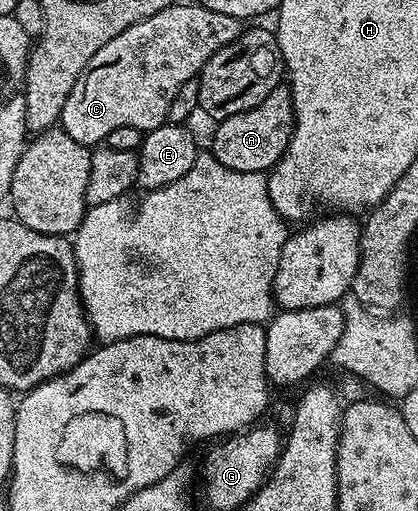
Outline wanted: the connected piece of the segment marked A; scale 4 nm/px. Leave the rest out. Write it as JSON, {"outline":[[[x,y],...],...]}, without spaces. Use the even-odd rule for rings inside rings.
{"outline":[[[288,84],[278,85],[271,91],[271,95],[267,95],[267,99],[263,99],[263,103],[259,103],[253,109],[244,109],[242,113],[220,118],[216,125],[211,152],[215,159],[219,159],[219,163],[223,163],[223,167],[231,167],[231,171],[268,174],[269,170],[280,161],[293,134],[293,100],[289,94]]]}

